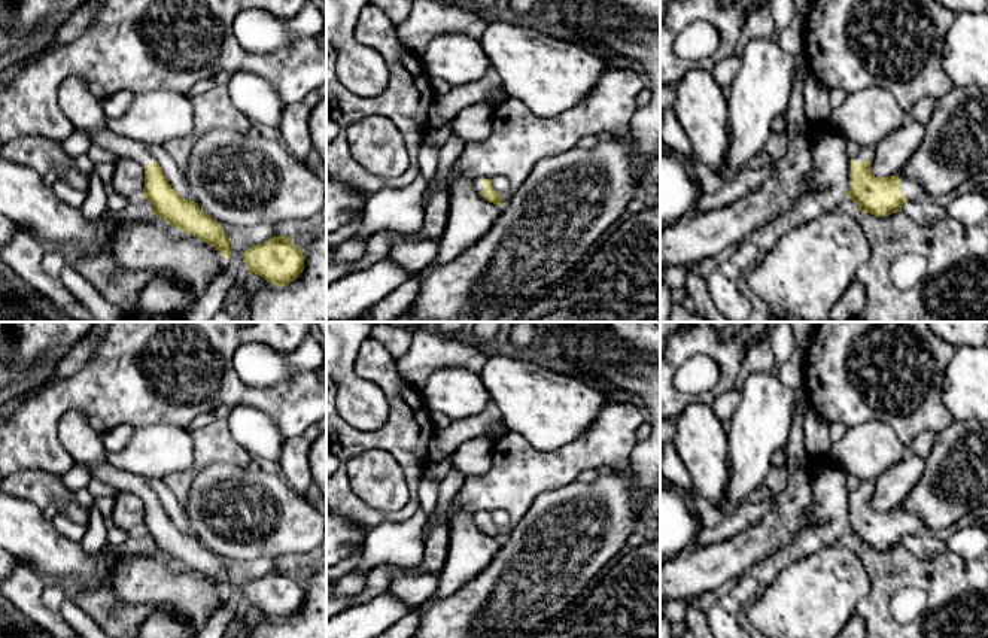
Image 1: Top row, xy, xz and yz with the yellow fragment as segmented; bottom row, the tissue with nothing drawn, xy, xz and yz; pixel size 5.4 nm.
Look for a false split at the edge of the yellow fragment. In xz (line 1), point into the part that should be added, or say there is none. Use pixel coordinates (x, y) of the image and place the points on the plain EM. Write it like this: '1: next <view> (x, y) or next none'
1: next xz (477, 518)

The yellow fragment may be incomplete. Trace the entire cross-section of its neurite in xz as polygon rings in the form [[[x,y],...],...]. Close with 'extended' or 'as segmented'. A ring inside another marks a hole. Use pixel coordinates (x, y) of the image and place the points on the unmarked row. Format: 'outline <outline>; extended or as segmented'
outline [[[475,513],[474,522],[477,523],[478,529],[481,529],[486,535],[493,538],[501,538],[501,529],[492,522],[490,513]]]; extended

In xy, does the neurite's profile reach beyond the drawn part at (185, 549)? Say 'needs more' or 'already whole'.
needs more

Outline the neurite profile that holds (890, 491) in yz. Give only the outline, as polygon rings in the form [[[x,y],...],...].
[[[906,452],[900,462],[873,483],[872,508],[875,511],[899,510],[921,478],[924,467],[925,459]]]

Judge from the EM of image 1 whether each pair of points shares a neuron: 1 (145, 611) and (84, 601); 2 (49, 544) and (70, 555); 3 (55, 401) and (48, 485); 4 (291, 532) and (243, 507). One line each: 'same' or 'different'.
1: same
2: same
3: different
4: same

